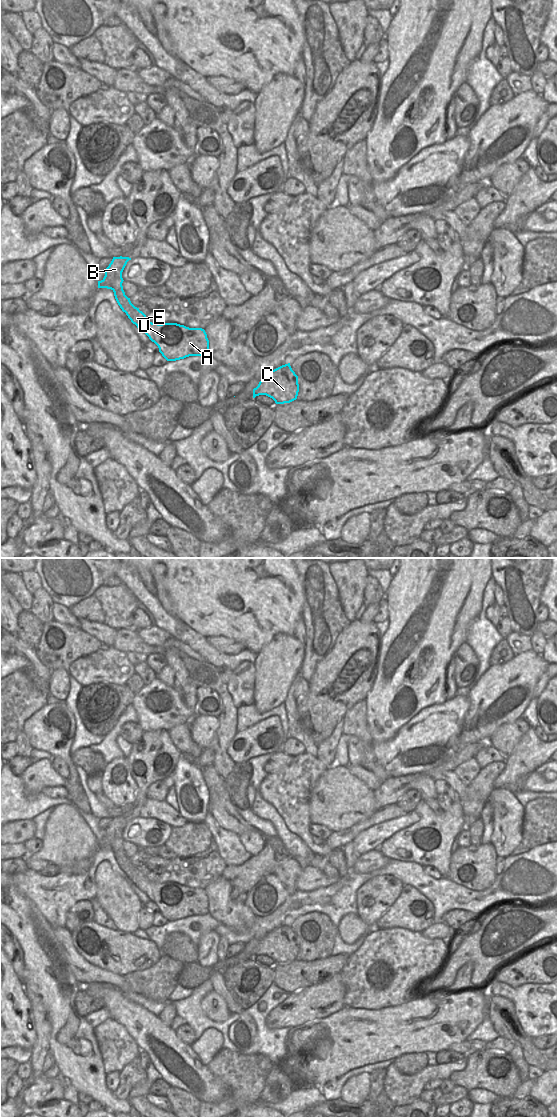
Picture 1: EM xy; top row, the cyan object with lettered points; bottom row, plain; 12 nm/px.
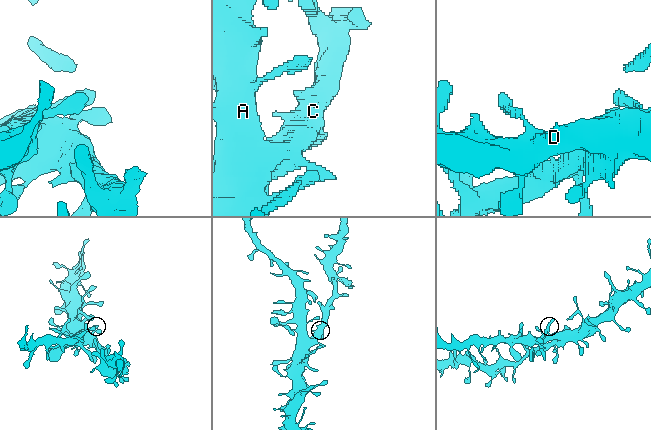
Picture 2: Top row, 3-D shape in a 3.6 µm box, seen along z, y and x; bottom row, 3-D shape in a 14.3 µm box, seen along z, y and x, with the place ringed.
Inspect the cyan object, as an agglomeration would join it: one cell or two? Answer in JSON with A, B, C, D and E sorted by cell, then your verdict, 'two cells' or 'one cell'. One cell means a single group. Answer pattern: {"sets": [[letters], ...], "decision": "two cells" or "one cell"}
{"sets": [["A", "B", "C", "D", "E"]], "decision": "one cell"}

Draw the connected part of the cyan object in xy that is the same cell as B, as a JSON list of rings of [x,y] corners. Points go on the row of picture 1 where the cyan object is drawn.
[[[113,257],[105,269],[105,276],[98,281],[98,288],[111,289],[115,299],[137,328],[154,342],[167,361],[176,361],[189,356],[203,356],[209,353],[209,340],[202,328],[189,328],[177,323],[152,323],[135,307],[123,290],[122,272],[131,260],[129,257]]]

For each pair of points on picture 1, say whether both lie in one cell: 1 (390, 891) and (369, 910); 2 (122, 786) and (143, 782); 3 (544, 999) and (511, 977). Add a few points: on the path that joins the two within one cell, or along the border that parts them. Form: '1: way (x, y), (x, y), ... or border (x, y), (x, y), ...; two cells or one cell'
1: way (385, 894), (374, 905); one cell
2: border (127, 761), (137, 786), (131, 804); two cells
3: border (499, 981), (512, 987), (545, 984); two cells

